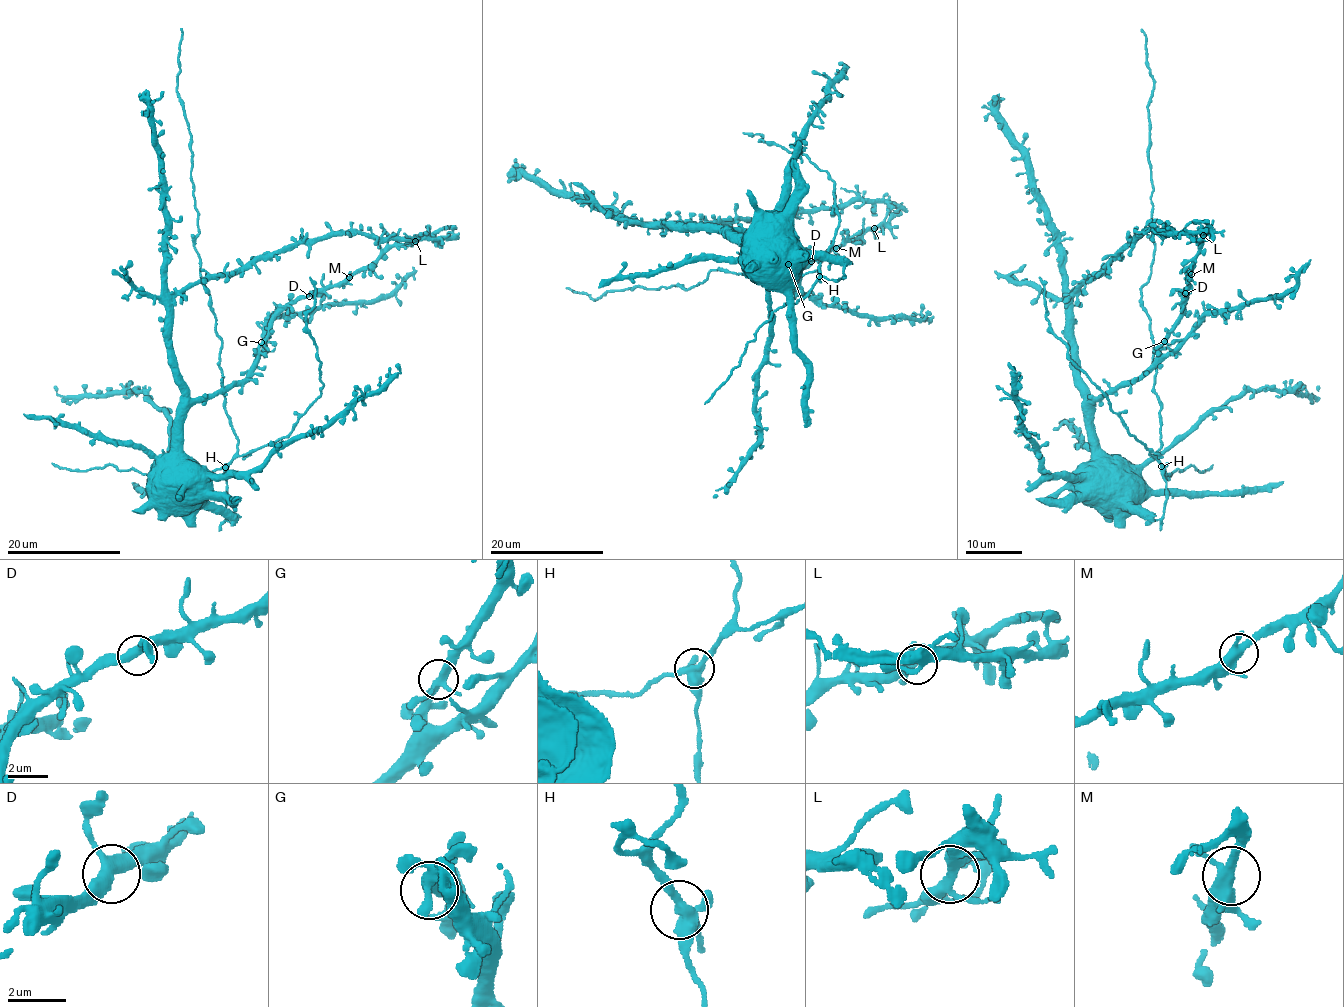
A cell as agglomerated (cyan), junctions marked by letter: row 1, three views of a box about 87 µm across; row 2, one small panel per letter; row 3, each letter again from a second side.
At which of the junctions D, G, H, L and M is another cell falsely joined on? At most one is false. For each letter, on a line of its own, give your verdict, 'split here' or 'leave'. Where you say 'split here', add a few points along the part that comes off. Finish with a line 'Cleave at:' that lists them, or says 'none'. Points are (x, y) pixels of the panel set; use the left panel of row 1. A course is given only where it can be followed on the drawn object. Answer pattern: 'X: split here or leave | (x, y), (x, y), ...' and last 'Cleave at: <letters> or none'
D: leave
G: leave
H: split here | (225, 467), (208, 474), (176, 478), (143, 474), (132, 469), (119, 470), (108, 465), (72, 471), (51, 462)
L: leave
M: leave
Cleave at: H

